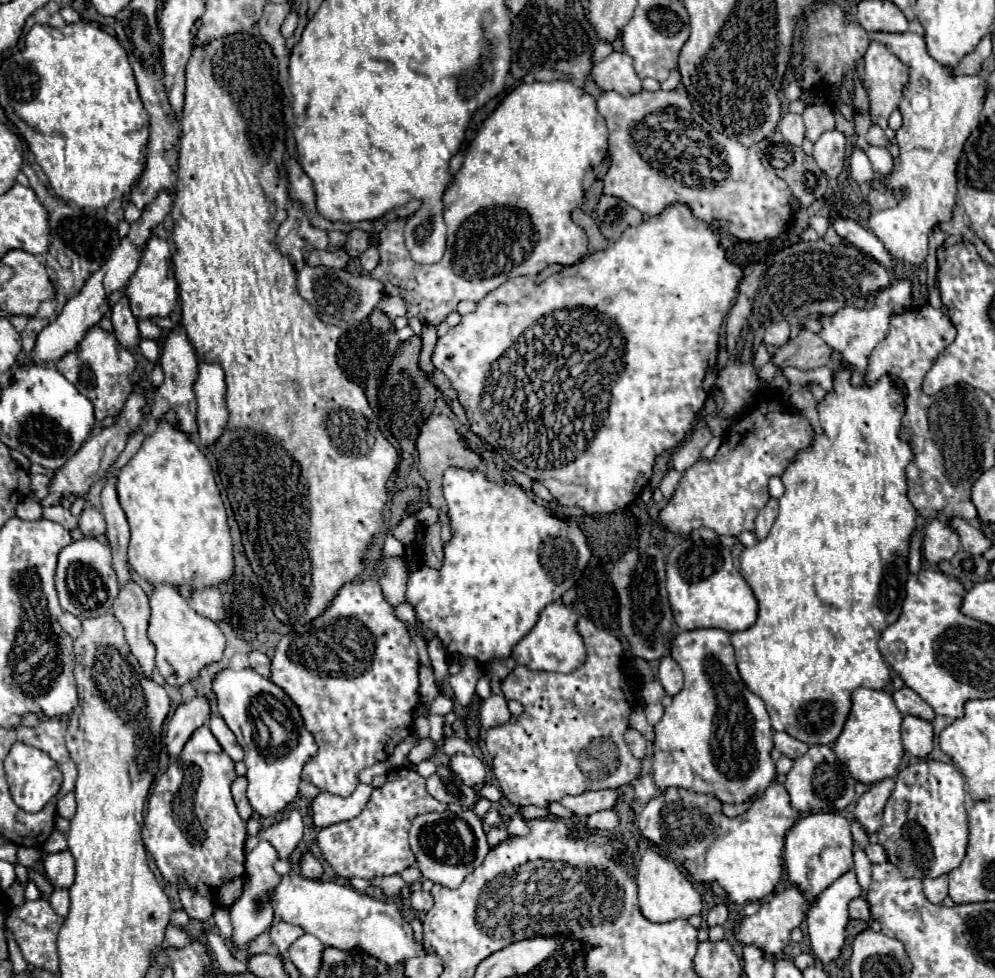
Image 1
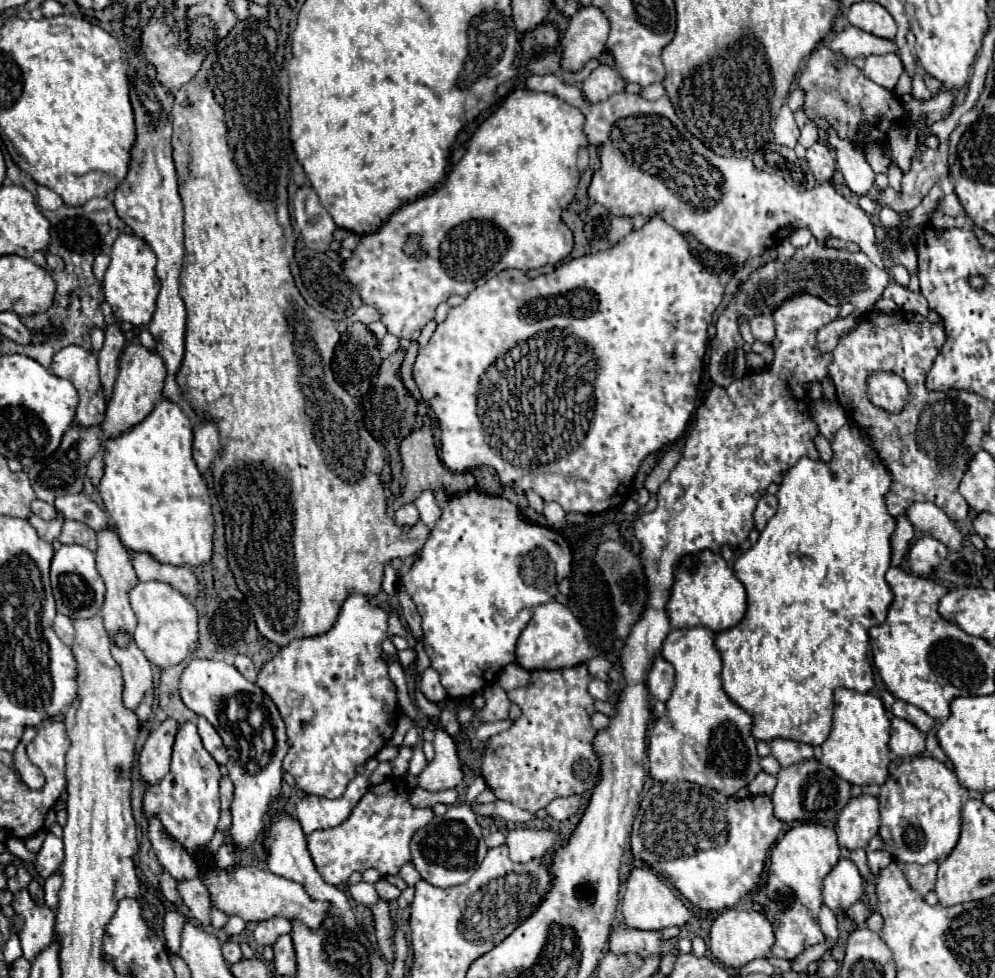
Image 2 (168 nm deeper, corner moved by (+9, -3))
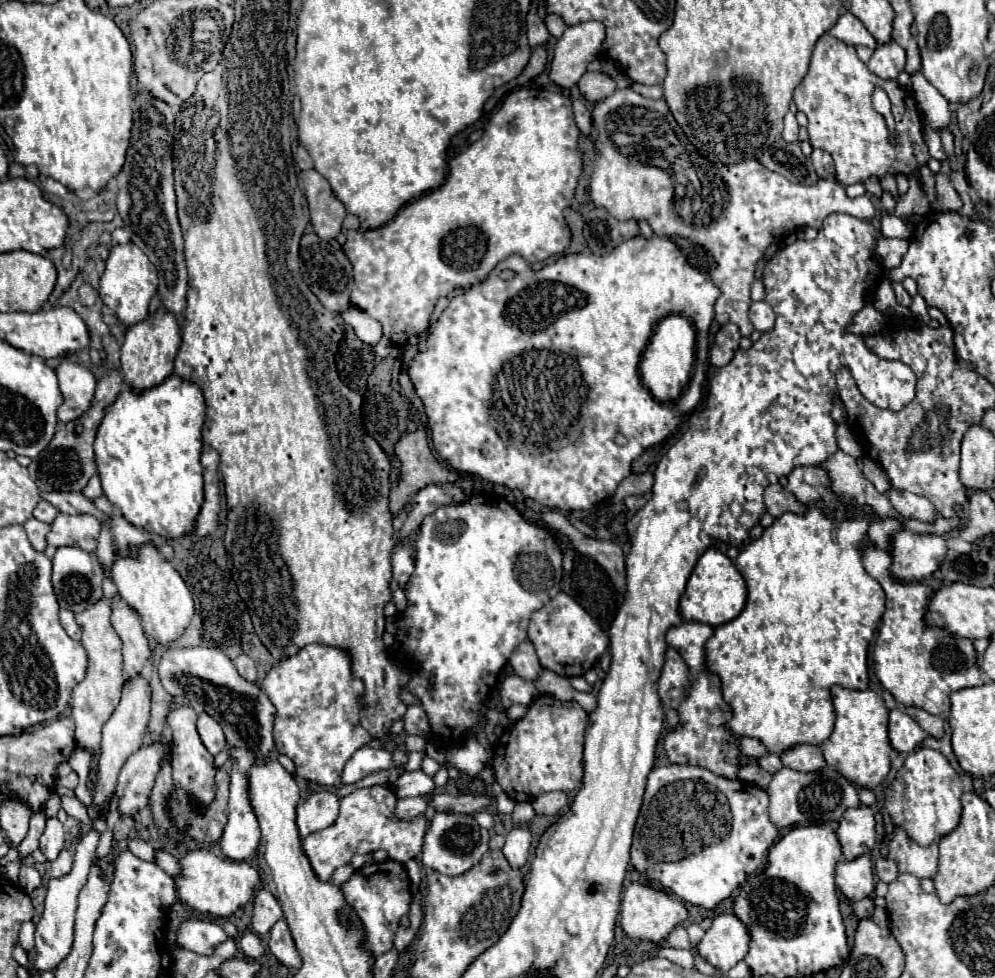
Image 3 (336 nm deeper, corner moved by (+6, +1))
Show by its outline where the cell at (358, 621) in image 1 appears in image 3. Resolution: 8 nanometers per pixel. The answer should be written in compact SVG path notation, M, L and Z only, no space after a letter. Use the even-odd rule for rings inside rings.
M310 644L296 656L274 666L266 674L262 690L276 708L276 748L294 762L296 776L322 786L340 786L340 774L348 758L372 740L358 724L364 684L354 680L348 652L342 648Z

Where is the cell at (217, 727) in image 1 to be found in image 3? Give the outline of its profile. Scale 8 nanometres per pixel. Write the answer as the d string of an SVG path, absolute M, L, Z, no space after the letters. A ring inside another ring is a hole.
M206 712L198 716L198 734L212 756L226 748L226 738L224 738L220 724L212 716L208 716Z

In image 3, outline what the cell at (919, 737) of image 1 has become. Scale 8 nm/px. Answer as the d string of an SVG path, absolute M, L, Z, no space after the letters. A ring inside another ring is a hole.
M902 708L890 710L888 734L892 748L898 752L912 752L926 738L926 732Z

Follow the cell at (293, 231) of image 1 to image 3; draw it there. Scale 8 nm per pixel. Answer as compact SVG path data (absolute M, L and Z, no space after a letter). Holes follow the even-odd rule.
M304 170L302 182L314 232L322 236L322 240L336 238L346 216L346 206L334 196L328 180L322 178L316 170Z

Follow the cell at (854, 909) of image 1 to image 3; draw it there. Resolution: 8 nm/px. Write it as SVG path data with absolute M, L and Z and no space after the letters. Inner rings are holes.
M868 896L868 898L862 898L862 900L858 900L858 902L854 902L852 906L854 906L854 914L856 914L858 918L870 918L872 912L874 912L874 902L872 902L870 896Z

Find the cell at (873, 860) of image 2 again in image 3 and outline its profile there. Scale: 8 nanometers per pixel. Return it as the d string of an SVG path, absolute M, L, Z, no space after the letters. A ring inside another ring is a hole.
M878 858L876 860L876 876L878 876L878 880L890 884L898 876L898 866L890 858Z

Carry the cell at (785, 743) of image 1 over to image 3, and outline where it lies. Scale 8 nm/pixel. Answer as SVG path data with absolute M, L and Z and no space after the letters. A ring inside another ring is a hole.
M806 744L794 746L794 748L786 750L780 758L782 758L784 766L798 770L798 772L816 772L816 770L826 768L820 746L806 746Z

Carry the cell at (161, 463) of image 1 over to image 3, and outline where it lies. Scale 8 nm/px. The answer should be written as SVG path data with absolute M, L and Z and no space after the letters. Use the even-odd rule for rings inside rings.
M178 374L168 376L162 384L152 386L142 392L124 388L116 400L106 406L104 418L98 426L94 450L96 466L102 480L104 496L122 510L122 516L138 528L150 528L164 538L184 538L198 516L198 508L204 500L202 482L202 424L204 424L206 404L198 384L182 380Z

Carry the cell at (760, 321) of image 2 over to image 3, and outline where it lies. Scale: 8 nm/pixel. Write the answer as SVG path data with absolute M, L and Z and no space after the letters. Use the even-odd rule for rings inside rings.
M752 302L750 304L750 322L754 324L756 330L768 332L774 326L774 310L768 302Z

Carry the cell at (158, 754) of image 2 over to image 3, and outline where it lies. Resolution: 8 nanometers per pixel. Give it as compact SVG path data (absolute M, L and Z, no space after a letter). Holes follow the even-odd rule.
M156 742L150 746L142 746L134 756L126 760L116 786L118 812L122 816L134 816L148 806L156 774L166 756L168 748Z

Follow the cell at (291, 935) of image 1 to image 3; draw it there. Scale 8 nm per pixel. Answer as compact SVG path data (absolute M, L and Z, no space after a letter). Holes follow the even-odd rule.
M260 886L256 890L256 894L254 894L252 904L254 904L254 910L252 910L252 926L254 926L254 930L258 934L270 932L274 922L278 922L282 918L282 908L280 908L278 900L274 900L270 890Z

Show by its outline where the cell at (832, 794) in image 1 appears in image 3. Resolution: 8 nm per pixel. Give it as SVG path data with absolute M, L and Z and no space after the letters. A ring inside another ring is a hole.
M782 768L772 776L772 782L766 788L766 792L770 798L770 808L768 808L770 822L776 828L788 828L794 824L808 824L808 822L812 824L838 822L848 808L860 806L858 788L832 768L824 768L814 774L802 774L790 768Z

